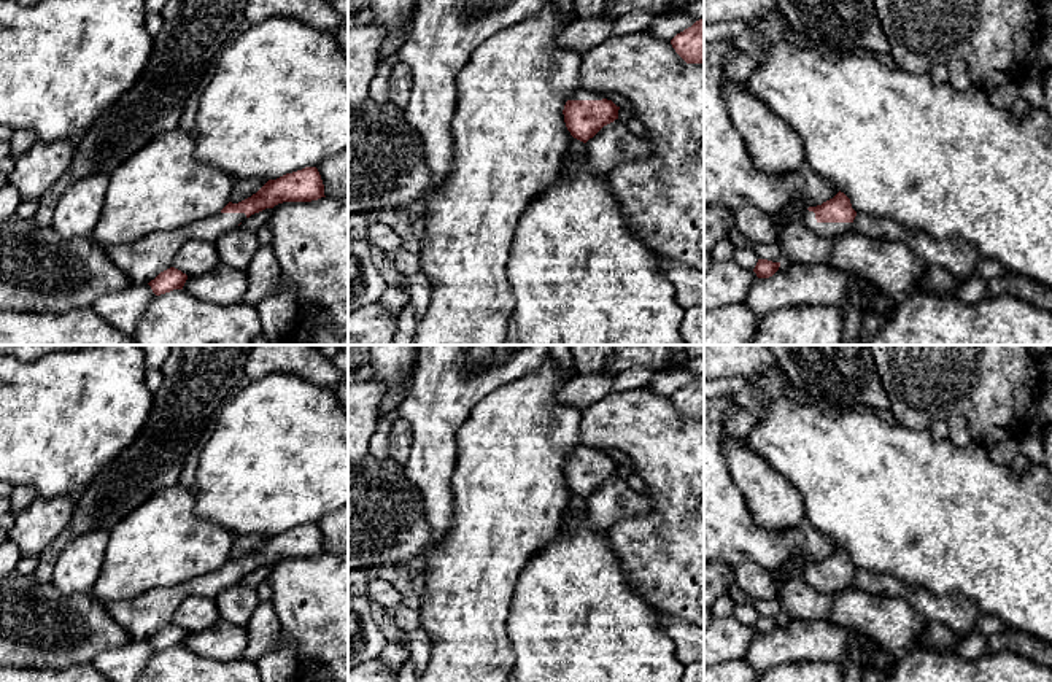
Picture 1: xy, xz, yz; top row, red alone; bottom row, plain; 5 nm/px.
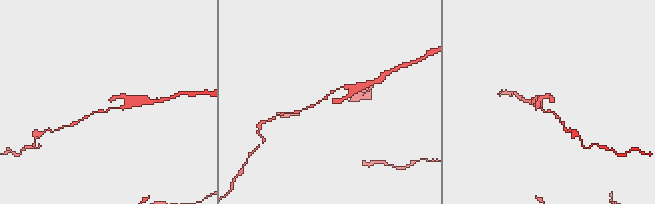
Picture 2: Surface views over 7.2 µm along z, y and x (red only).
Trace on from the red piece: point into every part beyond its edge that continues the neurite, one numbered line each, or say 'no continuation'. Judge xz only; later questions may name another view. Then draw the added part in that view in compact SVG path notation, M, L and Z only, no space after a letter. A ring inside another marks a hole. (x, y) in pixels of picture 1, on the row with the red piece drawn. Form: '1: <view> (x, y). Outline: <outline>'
1: xz (580, 94). Outline: M578 89L570 95L570 100L602 100L602 99L605 99L602 94L583 89Z

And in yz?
1: yz (822, 229). Outline: M806 210L804 224L818 237L839 237L852 231L852 223L818 223L815 213Z

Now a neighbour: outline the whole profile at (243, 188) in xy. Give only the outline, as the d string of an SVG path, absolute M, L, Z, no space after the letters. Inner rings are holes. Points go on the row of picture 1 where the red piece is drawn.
M234 178L229 202L238 203L256 194L269 180L262 178Z

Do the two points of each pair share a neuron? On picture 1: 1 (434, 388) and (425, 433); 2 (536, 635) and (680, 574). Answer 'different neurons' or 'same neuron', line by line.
1: same neuron
2: different neurons

